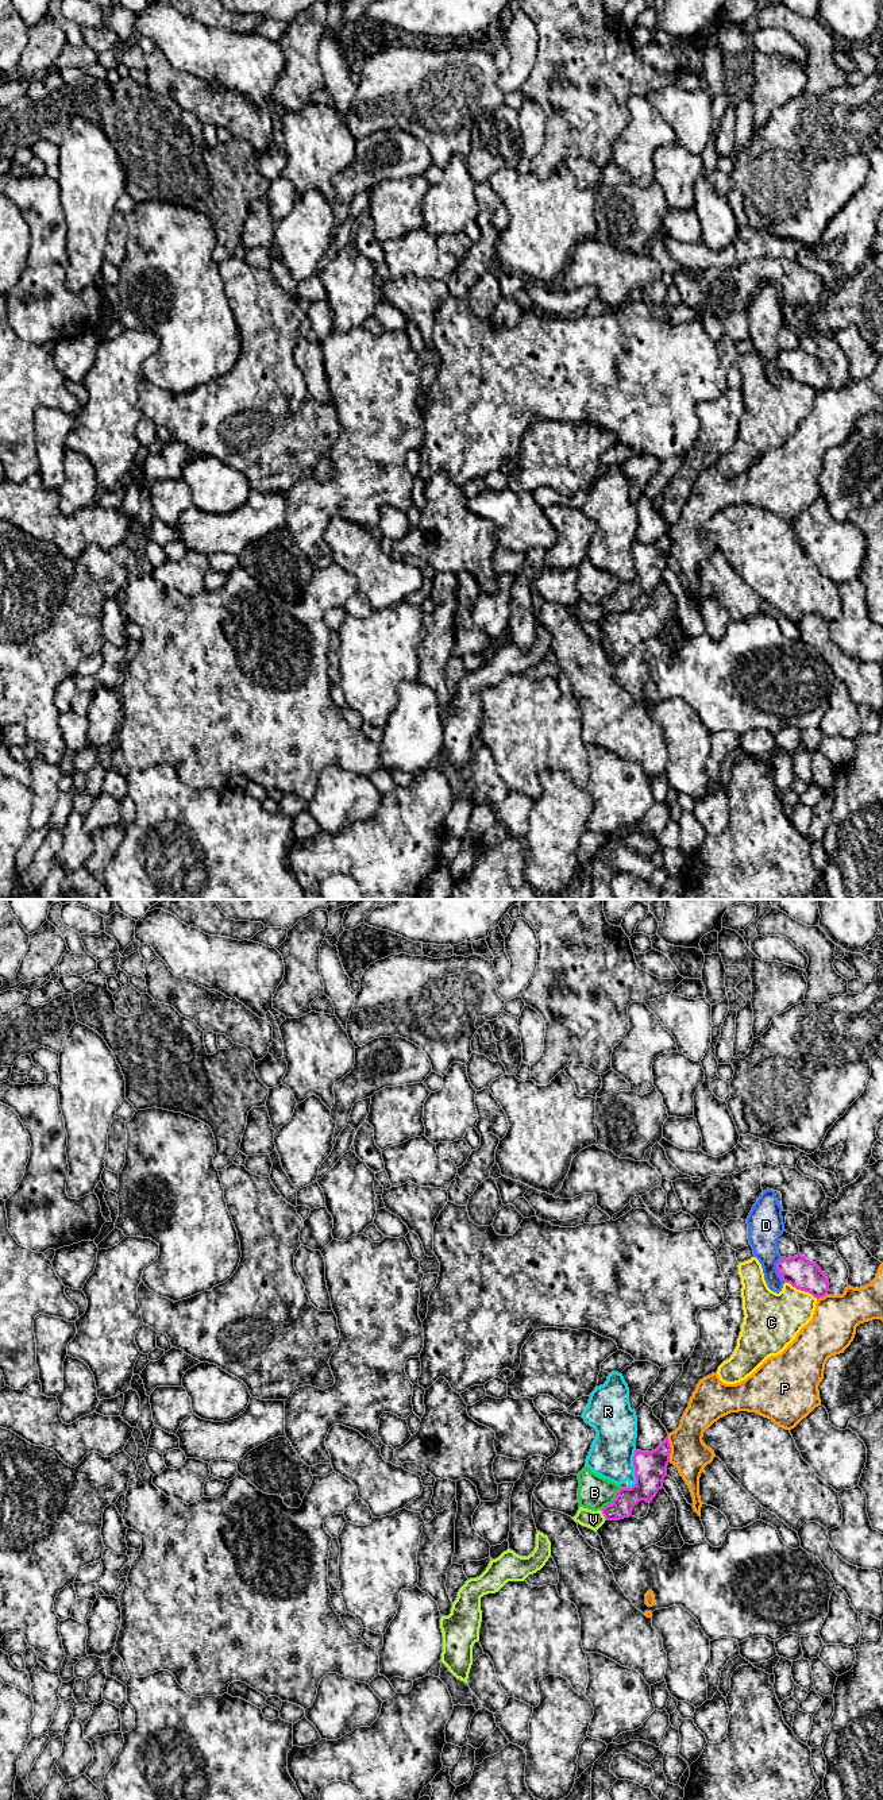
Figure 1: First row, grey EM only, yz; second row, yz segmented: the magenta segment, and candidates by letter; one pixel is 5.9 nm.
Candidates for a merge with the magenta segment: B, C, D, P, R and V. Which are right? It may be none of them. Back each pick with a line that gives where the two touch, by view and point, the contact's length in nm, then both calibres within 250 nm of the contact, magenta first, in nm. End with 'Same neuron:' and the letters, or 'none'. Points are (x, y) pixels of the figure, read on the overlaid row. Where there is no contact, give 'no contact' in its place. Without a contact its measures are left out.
V: meets magenta in yz at (604, 1515); contact 80 nm long; 130 nm thick on the magenta side, 110 nm on the other
Same neuron: V

